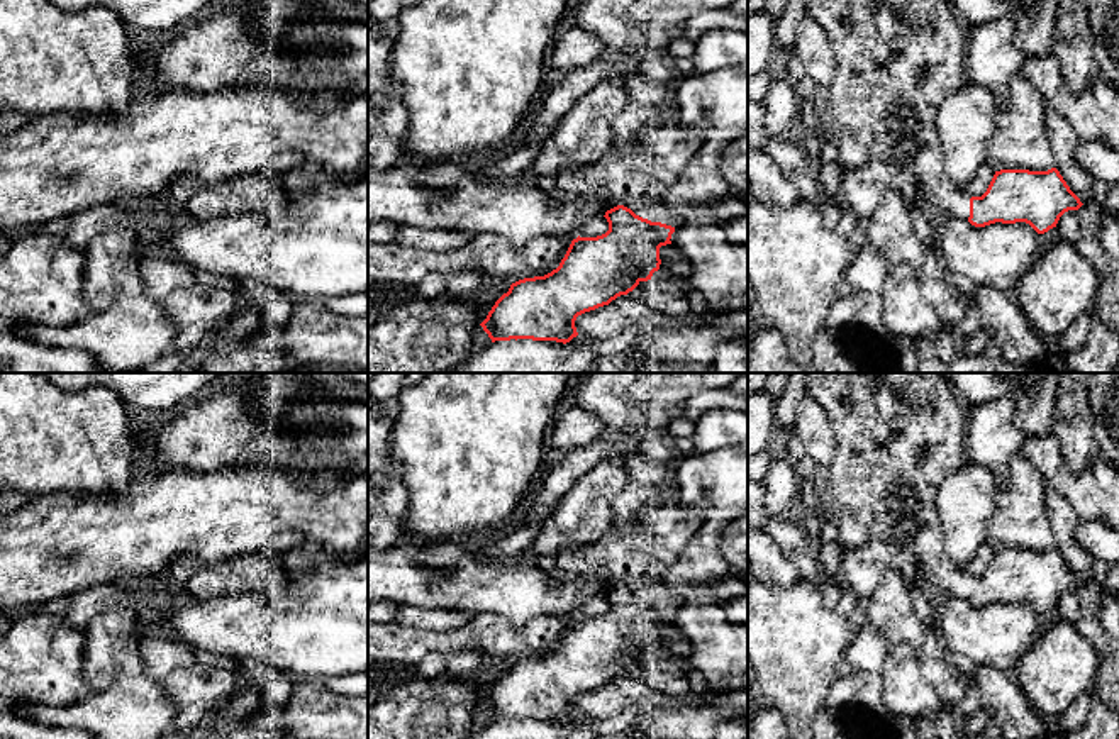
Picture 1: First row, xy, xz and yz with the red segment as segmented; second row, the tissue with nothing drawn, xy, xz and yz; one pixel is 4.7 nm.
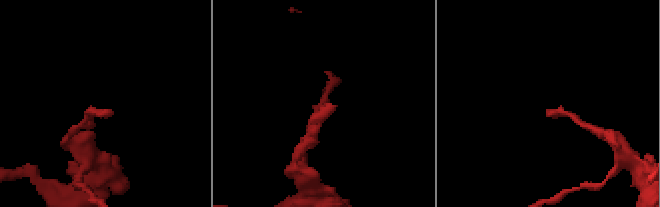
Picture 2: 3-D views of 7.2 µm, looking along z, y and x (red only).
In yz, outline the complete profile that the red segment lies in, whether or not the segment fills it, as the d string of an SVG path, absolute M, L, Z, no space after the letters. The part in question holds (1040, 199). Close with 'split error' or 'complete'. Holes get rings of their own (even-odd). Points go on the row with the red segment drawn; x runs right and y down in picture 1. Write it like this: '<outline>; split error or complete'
M805 0L805 14L822 25L836 58L834 75L827 85L817 88L814 107L817 132L836 144L843 168L855 169L871 159L892 161L916 176L919 198L934 217L963 219L968 212L968 222L975 227L1026 222L1038 234L1044 234L1056 227L1065 212L1083 205L1056 168L995 171L987 192L971 198L946 175L936 114L948 95L968 83L965 76L966 34L948 0Z; split error

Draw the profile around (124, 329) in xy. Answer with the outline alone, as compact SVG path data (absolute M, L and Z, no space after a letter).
M107 229L83 249L88 314L66 325L19 322L12 332L49 347L81 349L110 371L142 371L171 353L176 329L144 288L131 231Z

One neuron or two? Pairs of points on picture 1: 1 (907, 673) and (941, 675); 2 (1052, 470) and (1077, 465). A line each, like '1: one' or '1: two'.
1: two
2: two

